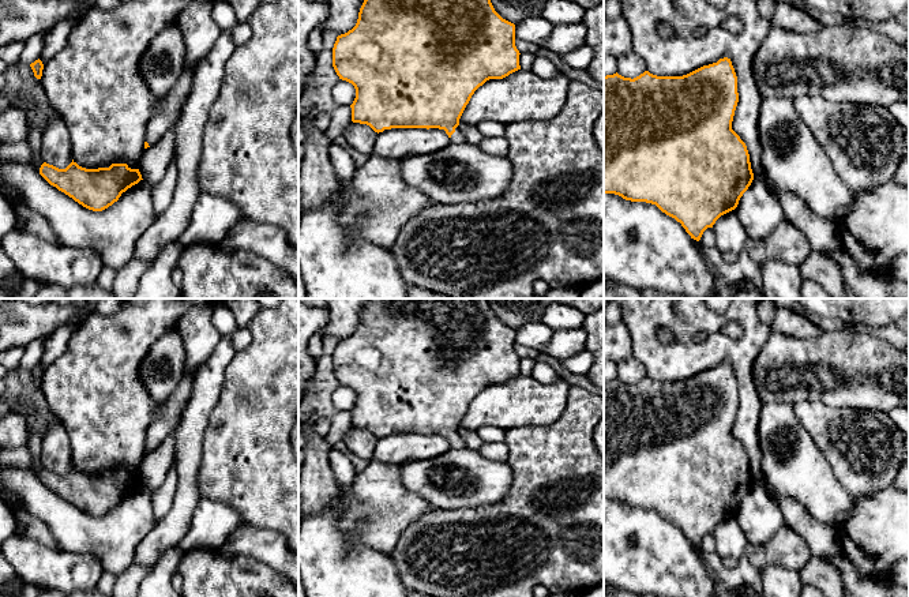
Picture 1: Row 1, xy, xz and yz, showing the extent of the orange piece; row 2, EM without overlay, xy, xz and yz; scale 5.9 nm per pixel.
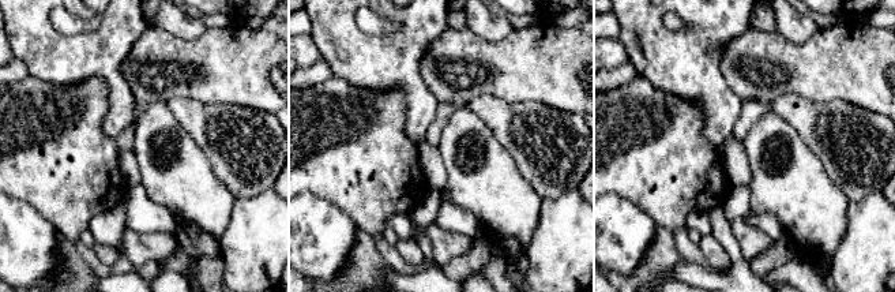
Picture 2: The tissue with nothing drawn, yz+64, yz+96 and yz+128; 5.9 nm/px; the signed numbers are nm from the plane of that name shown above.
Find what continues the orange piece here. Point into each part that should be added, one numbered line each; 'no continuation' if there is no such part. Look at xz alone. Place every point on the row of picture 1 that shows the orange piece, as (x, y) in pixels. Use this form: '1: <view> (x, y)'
1: xz (457, 138)

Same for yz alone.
no continuation

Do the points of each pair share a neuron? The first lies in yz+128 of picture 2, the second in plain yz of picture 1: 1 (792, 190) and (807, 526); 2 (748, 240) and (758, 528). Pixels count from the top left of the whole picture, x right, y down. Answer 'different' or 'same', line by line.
1: different
2: different

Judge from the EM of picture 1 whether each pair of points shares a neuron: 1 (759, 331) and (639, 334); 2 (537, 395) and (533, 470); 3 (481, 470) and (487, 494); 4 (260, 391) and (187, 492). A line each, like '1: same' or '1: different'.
1: same
2: different
3: same
4: different

